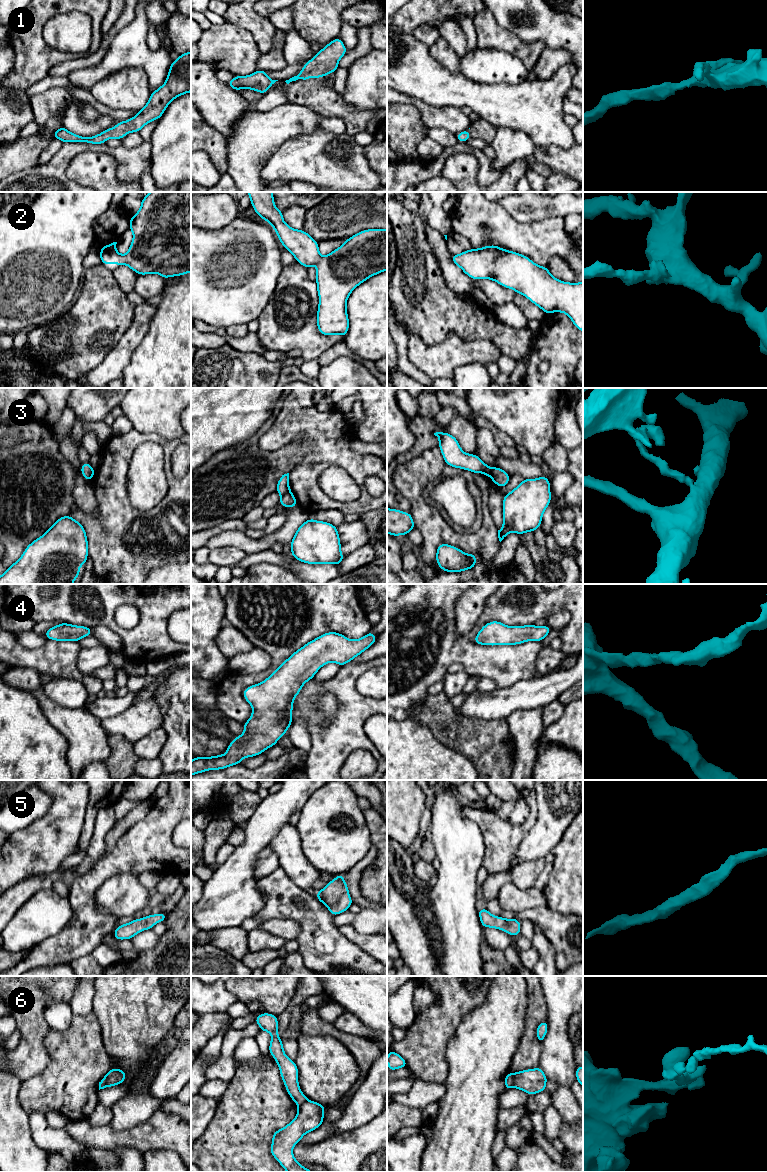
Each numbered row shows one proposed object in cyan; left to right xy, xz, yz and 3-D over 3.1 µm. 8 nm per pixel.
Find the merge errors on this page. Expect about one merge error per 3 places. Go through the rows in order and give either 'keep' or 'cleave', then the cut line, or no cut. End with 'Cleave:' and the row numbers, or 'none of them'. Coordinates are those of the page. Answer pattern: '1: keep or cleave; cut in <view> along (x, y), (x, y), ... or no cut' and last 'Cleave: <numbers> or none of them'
1: keep; no cut
2: keep; no cut
3: cleave; cut in xz along (289, 490), (281, 496)
4: keep; no cut
5: keep; no cut
6: cleave; cut in yz along (512, 1074), (514, 1086)
Cleave: 3, 6

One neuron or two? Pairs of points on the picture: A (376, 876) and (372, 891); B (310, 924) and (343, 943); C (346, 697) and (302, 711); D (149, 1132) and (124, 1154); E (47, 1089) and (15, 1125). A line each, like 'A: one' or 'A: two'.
A: one
B: one
C: one
D: two
E: two

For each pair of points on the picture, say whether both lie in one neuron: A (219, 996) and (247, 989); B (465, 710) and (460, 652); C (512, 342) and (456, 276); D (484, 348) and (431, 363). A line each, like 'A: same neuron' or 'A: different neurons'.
A: different neurons
B: different neurons
C: different neurons
D: same neuron

